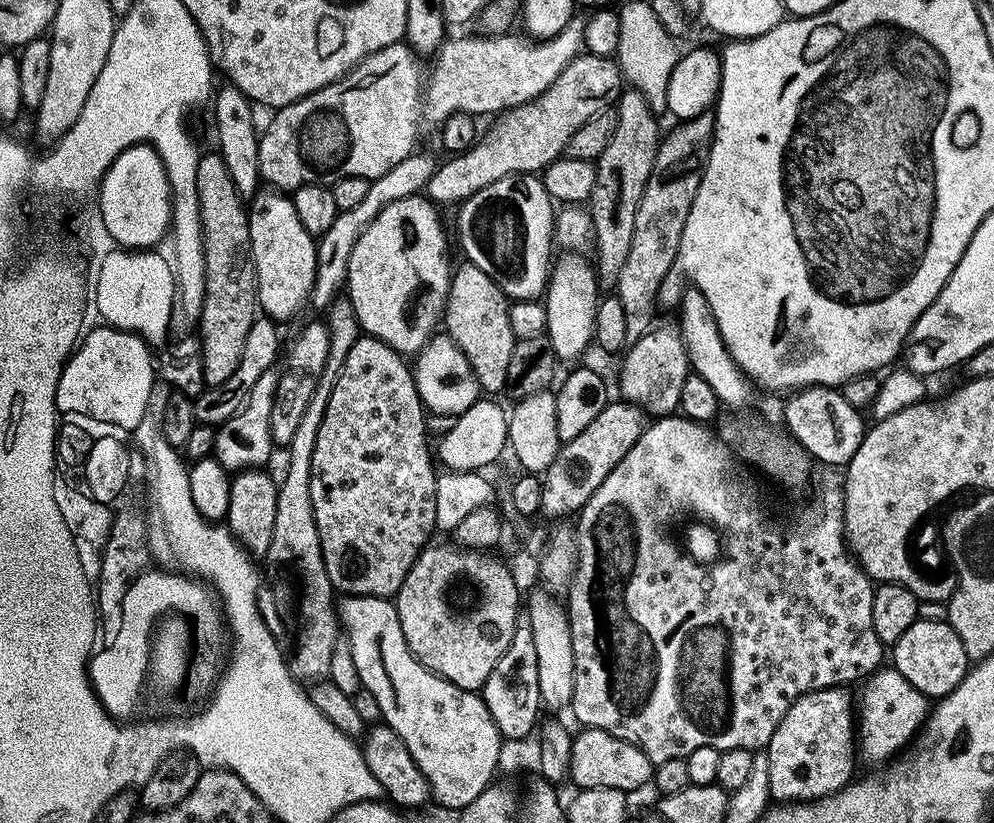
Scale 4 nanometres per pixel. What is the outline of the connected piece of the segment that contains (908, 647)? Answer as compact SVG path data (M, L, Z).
M944 618L913 620L896 643L891 645L890 664L898 670L898 674L902 674L902 678L906 678L906 682L910 682L910 686L914 686L914 690L929 698L951 694L963 682L970 667L966 646L962 646L962 640Z

